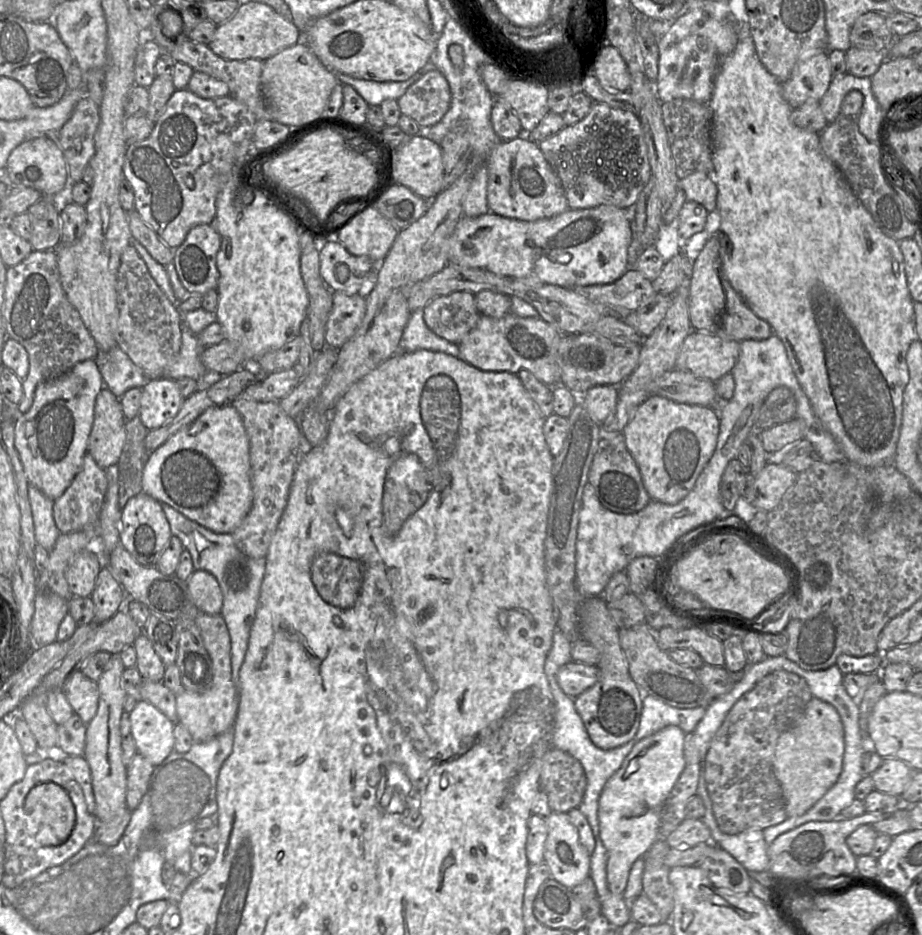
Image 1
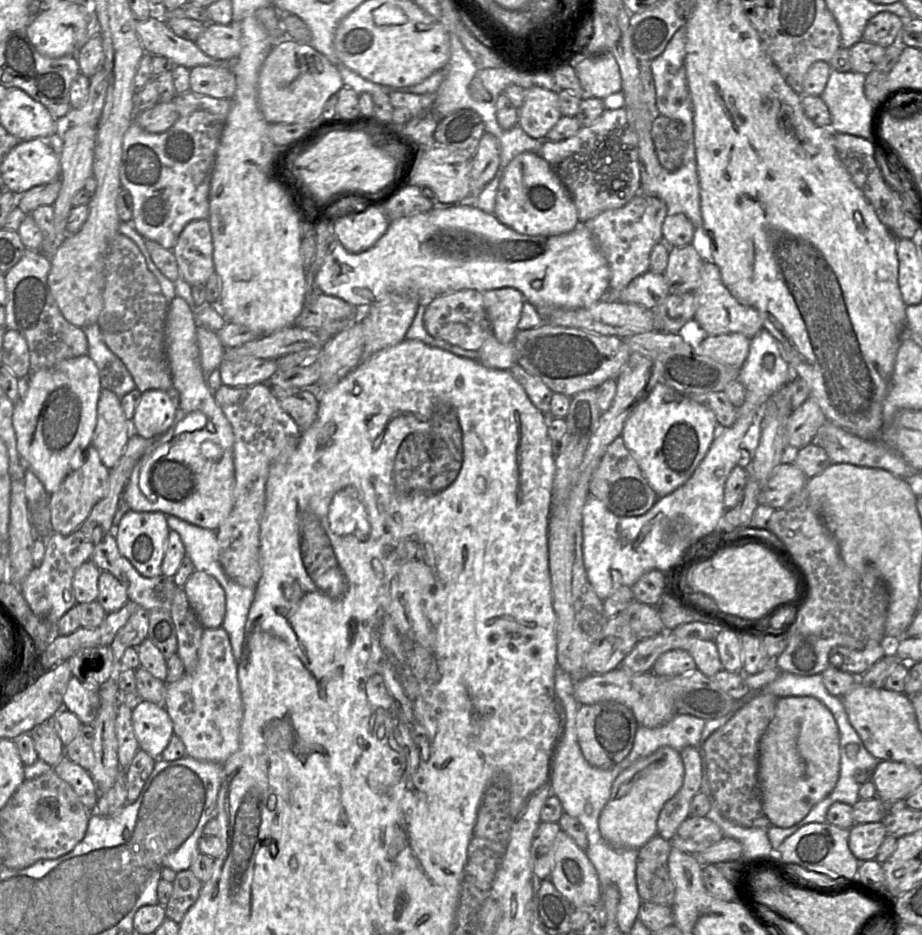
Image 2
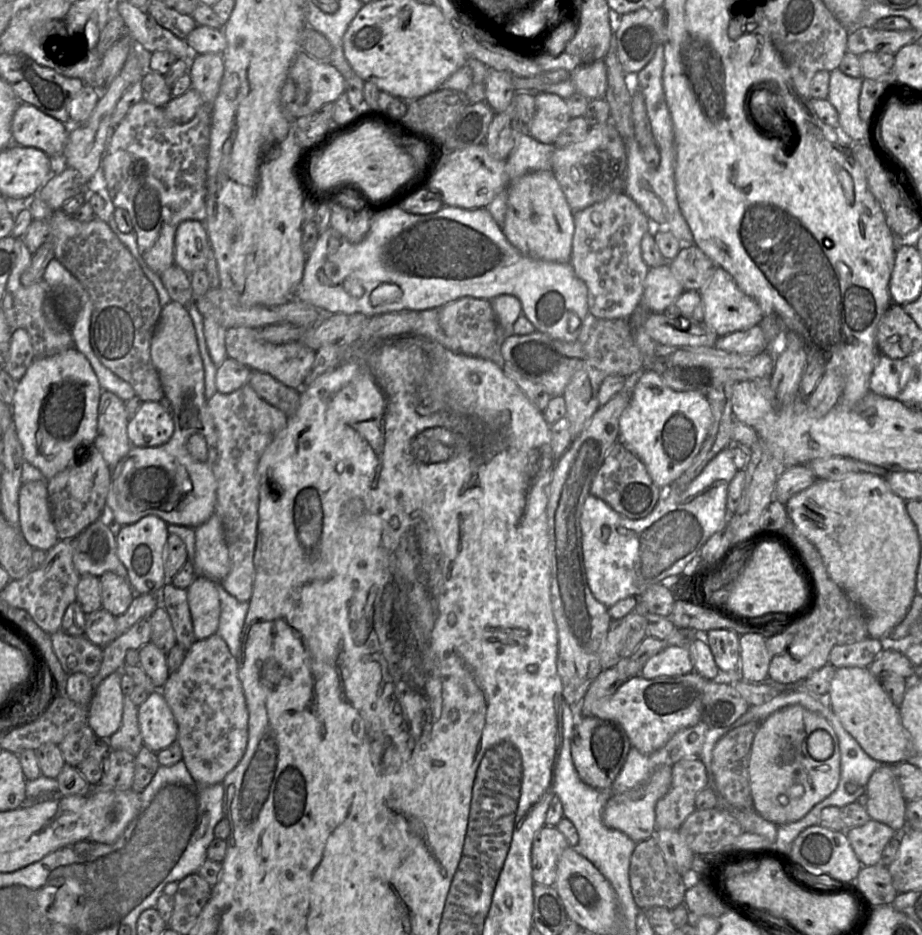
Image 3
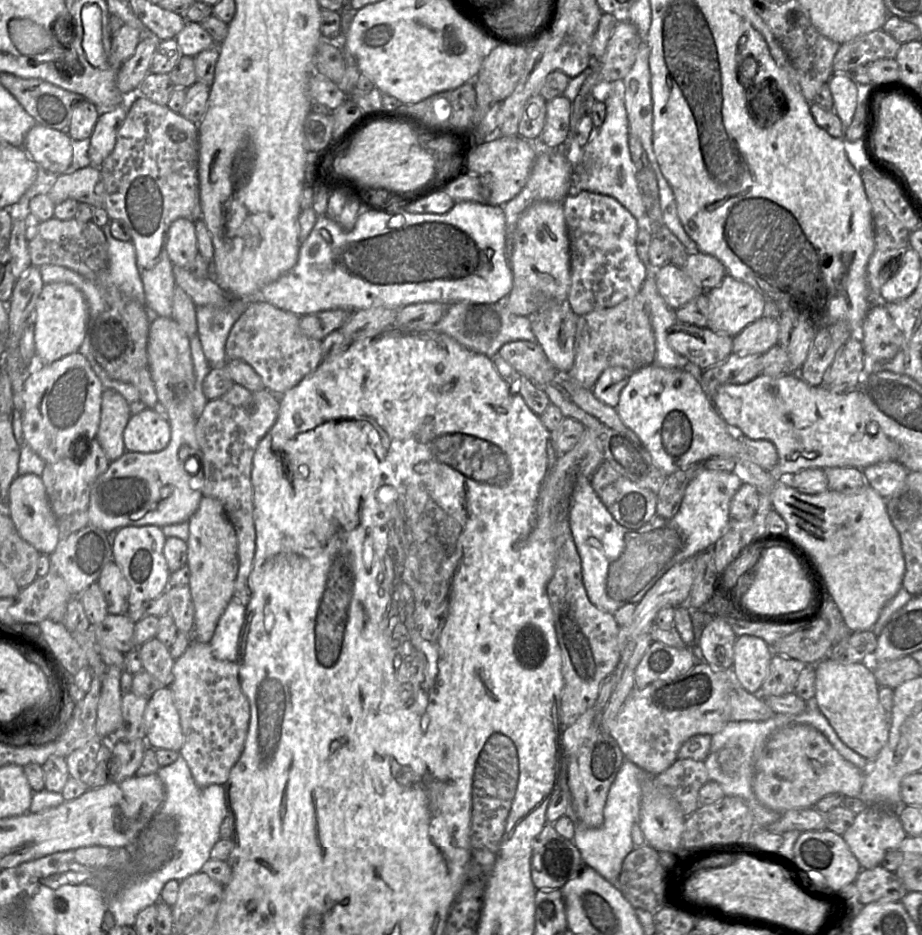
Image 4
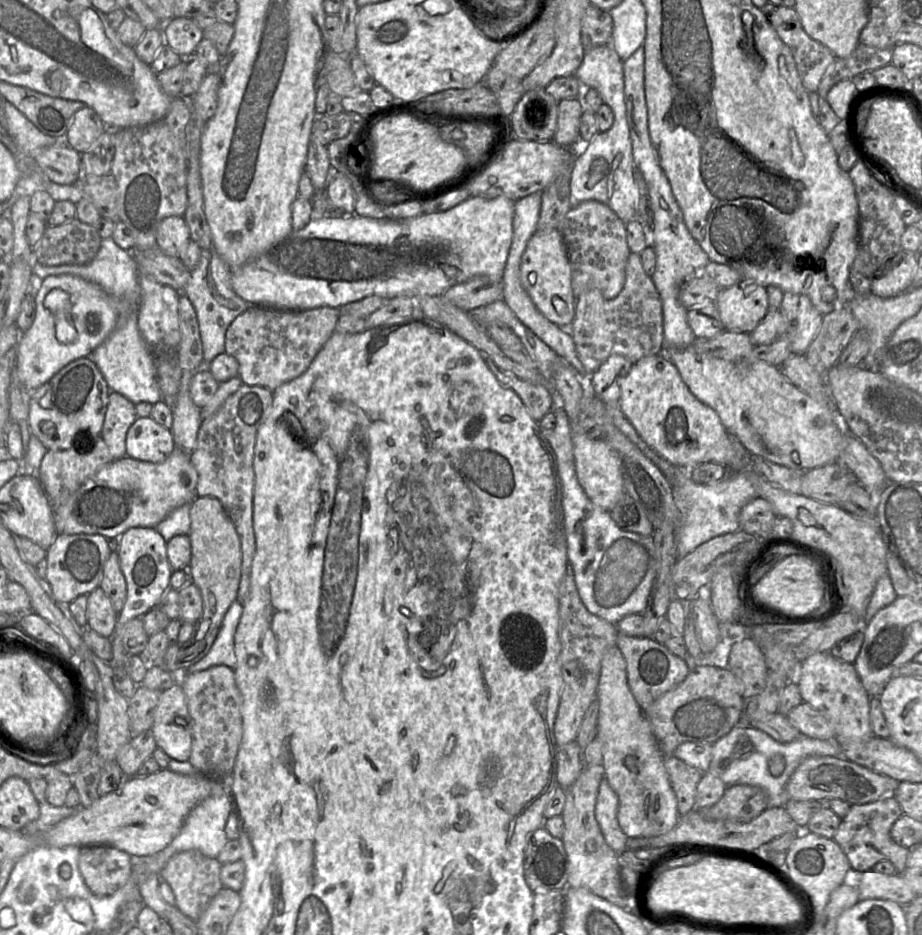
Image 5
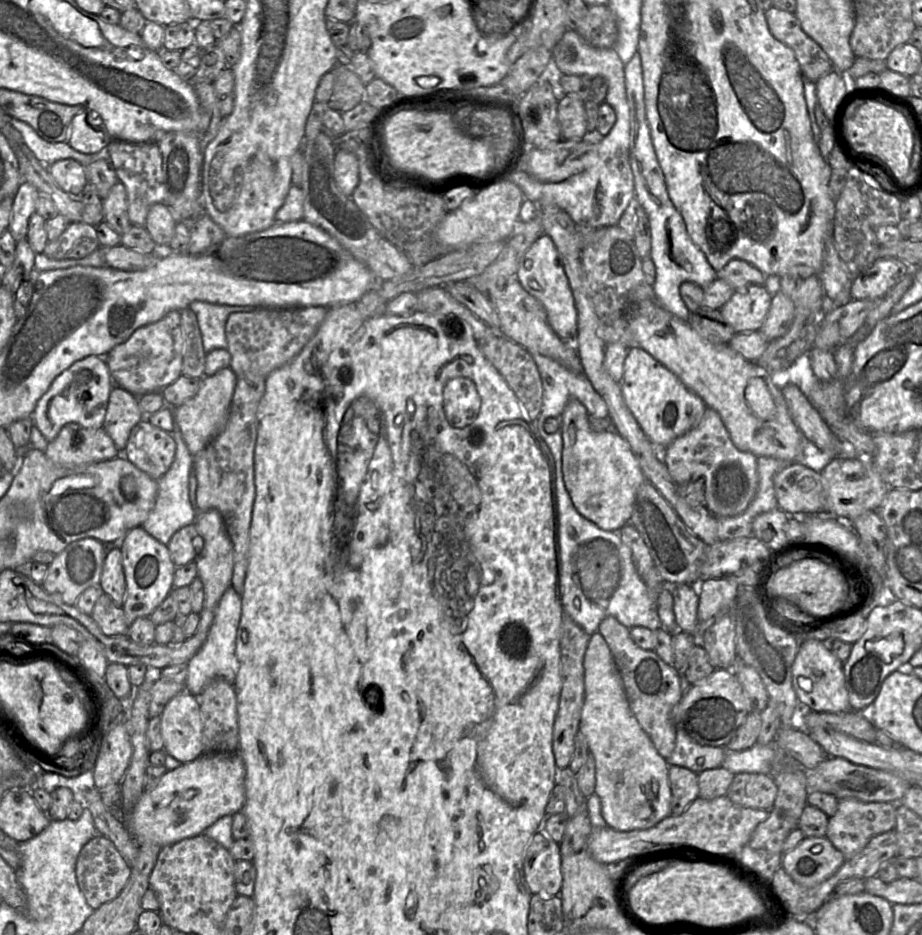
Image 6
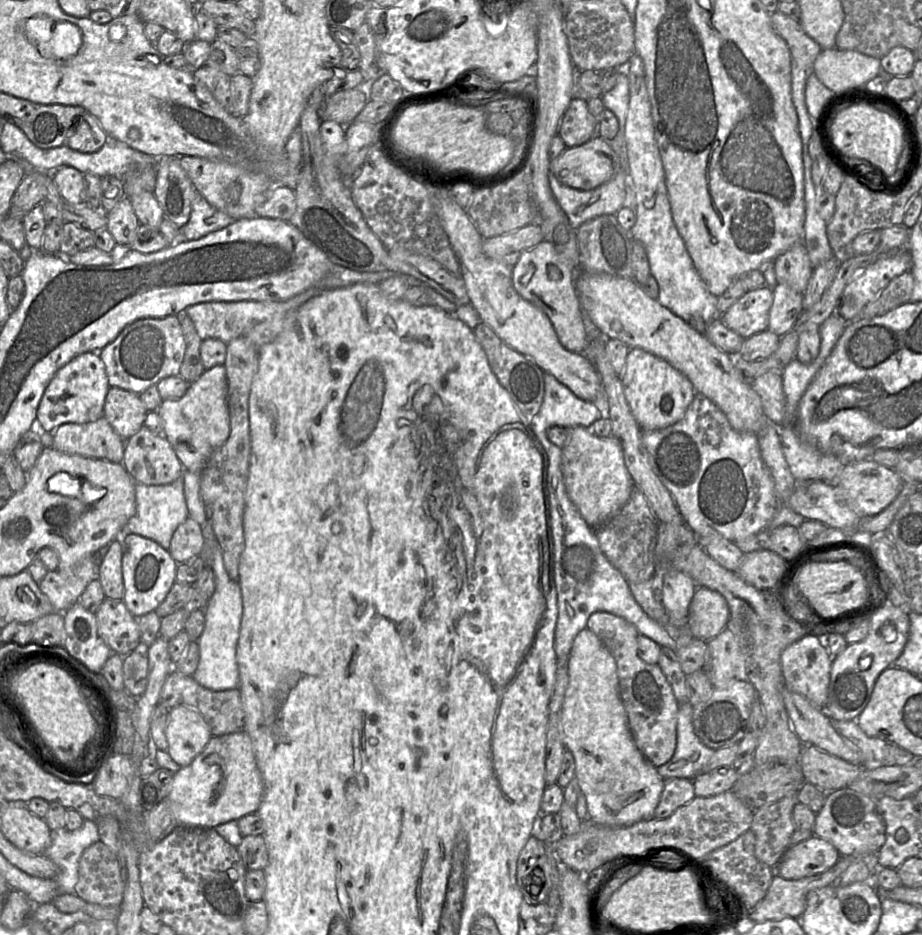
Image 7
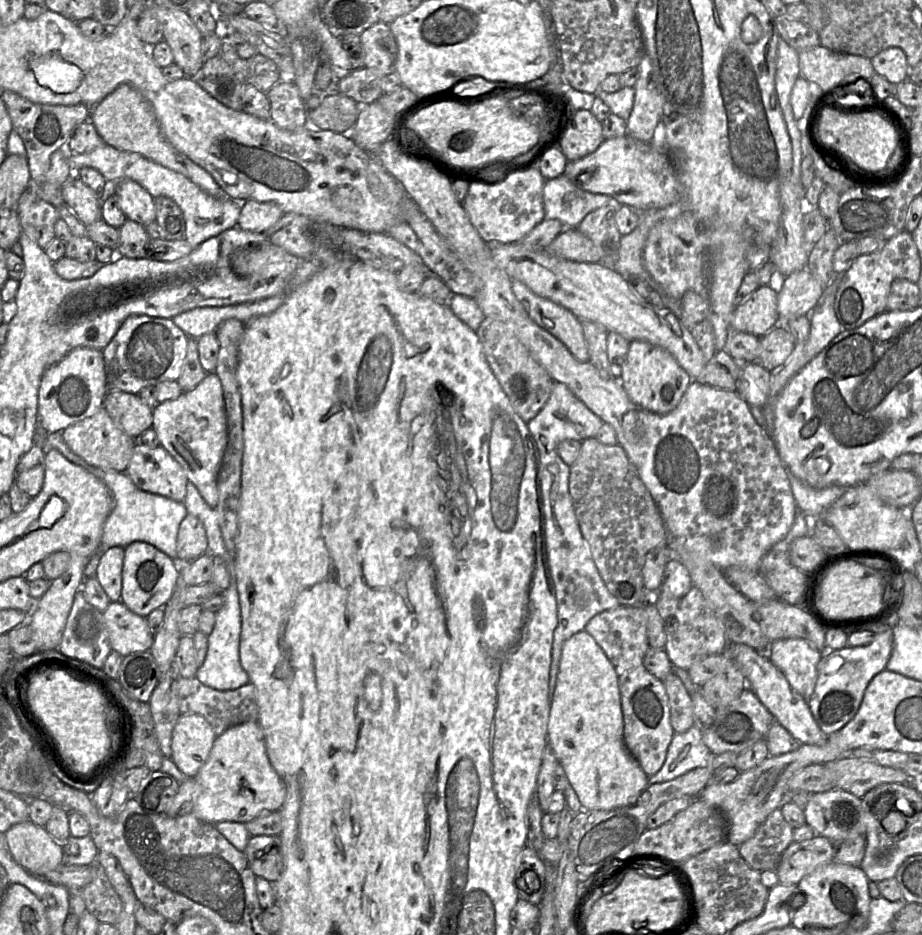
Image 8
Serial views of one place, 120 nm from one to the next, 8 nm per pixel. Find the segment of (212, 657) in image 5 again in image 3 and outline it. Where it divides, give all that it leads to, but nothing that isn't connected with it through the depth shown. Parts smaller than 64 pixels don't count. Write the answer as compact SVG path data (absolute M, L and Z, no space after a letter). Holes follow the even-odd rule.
M220 583L220 619L217 634L226 642L230 653L237 660L241 651L242 630L249 609L249 602L241 602Z

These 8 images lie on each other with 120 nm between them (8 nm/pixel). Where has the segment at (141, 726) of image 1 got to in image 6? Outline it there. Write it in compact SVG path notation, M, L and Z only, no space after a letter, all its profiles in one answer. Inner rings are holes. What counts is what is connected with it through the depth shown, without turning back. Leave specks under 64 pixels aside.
M187 690L173 697L161 714L163 751L182 764L203 754L202 719L197 697Z

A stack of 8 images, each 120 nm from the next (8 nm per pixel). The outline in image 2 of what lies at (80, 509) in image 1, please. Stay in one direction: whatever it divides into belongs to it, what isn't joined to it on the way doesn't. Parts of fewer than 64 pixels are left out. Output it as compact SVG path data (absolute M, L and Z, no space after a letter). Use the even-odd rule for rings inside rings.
M95 447L86 450L86 461L78 469L69 473L59 489L49 494L51 529L61 535L69 535L90 515L93 507L107 495L110 470L102 463Z

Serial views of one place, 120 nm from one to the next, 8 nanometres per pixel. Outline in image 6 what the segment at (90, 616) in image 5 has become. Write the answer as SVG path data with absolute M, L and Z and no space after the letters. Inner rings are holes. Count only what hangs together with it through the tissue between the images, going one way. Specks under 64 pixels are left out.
M104 593L96 601L91 617L106 636L127 635L128 633L129 626L125 621L122 607L116 605Z

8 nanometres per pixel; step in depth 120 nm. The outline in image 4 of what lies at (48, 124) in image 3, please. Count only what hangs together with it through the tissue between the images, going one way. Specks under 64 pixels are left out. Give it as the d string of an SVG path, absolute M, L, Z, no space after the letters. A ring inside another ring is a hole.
M36 124L26 135L24 149L44 170L60 175L72 164L74 141L66 131Z

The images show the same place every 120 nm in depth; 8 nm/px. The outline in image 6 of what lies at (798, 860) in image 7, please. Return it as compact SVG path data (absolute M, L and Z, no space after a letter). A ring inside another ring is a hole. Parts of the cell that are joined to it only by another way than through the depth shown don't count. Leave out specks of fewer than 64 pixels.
M804 838L793 850L782 855L780 867L795 883L812 888L835 874L845 861L843 854L827 838Z

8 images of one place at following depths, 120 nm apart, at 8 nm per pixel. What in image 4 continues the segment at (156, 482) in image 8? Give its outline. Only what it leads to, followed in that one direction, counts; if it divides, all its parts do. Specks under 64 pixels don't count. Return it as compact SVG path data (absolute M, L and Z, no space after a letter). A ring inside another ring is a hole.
M152 408L132 415L124 430L126 451L155 453L164 450L171 438L171 427Z

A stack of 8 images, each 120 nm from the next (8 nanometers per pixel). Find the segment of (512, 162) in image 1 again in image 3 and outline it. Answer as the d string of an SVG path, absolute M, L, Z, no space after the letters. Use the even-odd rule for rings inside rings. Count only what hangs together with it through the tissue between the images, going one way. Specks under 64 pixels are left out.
M551 170L527 173L509 183L503 232L523 255L570 263L574 229L573 211Z

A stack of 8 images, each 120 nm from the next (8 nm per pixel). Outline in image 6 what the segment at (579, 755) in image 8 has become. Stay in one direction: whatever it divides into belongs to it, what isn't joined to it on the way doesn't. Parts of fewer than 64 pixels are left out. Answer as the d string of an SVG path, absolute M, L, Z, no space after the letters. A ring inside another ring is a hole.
M598 632L590 635L583 666L585 694L579 731L585 736L589 753L595 761L594 793L601 801L601 815L606 825L613 830L628 832L649 829L670 816L671 789L667 760L658 753L649 736L633 716L610 649Z

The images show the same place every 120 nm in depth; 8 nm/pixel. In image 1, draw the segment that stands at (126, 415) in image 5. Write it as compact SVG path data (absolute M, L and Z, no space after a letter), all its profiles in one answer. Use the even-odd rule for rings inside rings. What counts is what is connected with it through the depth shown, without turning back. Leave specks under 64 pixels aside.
M103 387L96 397L94 423L87 446L87 453L100 468L116 467L126 440L126 422L120 398Z

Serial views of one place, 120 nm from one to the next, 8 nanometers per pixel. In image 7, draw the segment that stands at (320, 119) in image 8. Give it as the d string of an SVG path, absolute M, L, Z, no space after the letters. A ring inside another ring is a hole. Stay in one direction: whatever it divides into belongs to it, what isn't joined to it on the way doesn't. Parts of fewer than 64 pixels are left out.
M365 81L363 84L353 89L342 90L332 94L330 97L325 96L326 109L322 113L321 120L334 121L342 126L351 124L358 114L362 111L365 104L370 101L370 87L373 81Z

